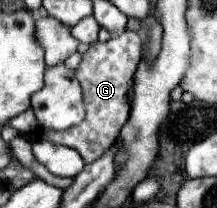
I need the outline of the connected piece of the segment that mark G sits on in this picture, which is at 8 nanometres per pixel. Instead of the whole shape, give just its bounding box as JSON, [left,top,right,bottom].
[41,30,143,164]

